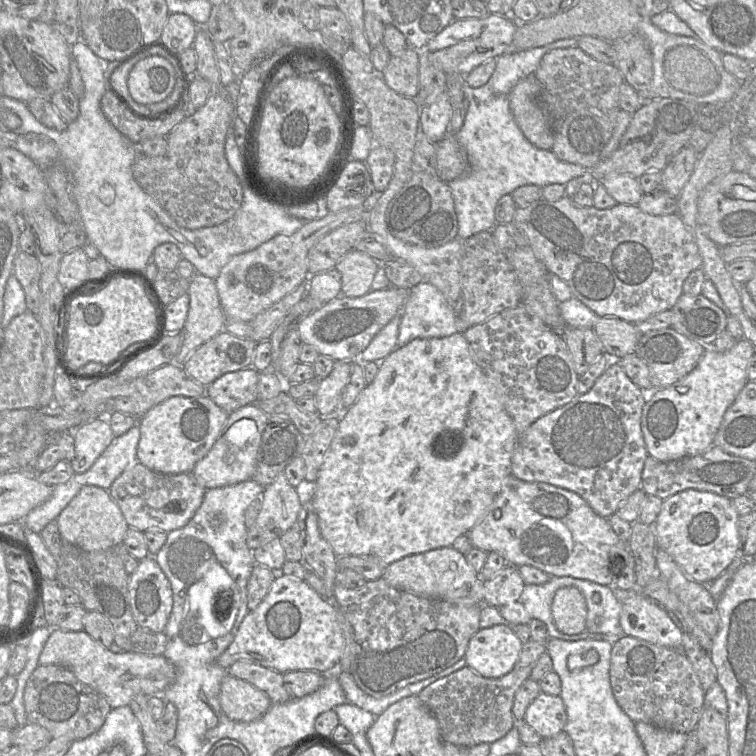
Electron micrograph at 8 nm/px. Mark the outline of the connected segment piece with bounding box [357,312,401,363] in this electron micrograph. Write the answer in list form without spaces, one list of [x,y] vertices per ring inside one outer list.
[[[401,312],[396,314],[371,340],[358,355],[361,363],[374,361],[379,363],[397,348],[397,338]]]

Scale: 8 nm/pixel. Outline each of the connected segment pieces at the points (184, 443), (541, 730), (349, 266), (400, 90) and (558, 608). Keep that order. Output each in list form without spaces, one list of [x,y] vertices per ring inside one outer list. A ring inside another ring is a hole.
[[[206,394],[167,398],[149,409],[137,422],[140,429],[138,462],[161,474],[191,473],[196,463],[212,448],[228,414]]]
[[[541,692],[527,707],[524,721],[543,739],[564,731],[567,713],[562,698]]]
[[[356,249],[346,253],[335,265],[341,276],[341,294],[349,298],[367,294],[379,264],[369,255]]]
[[[408,46],[400,54],[391,56],[382,78],[396,93],[415,99],[419,91],[418,66],[420,52]]]
[[[562,587],[554,595],[552,615],[557,629],[566,635],[586,631],[587,604],[583,594],[575,587]]]

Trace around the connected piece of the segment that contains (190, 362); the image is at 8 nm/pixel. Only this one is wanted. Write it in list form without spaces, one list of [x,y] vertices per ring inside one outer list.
[[[223,329],[194,350],[182,367],[190,378],[207,387],[225,373],[252,366],[256,344]]]

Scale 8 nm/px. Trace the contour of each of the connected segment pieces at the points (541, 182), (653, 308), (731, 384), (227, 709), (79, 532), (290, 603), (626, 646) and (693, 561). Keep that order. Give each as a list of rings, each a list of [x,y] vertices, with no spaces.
[[[568,38],[538,48],[506,52],[496,58],[496,68],[485,85],[478,88],[463,85],[462,91],[469,107],[455,137],[467,154],[469,171],[448,183],[454,199],[458,238],[466,239],[479,232],[491,231],[496,225],[495,207],[498,200],[518,187],[531,184],[539,187],[549,184],[566,185],[576,177],[587,178],[589,169],[563,162],[551,150],[539,149],[531,144],[516,124],[508,101],[513,87],[519,80],[534,75],[547,52],[576,47],[577,41],[578,38]]]
[[[564,196],[557,201],[541,199],[526,208],[517,207],[512,223],[526,236],[536,258],[540,260],[548,272],[558,276],[570,288],[573,296],[590,308],[597,316],[617,316],[630,323],[638,323],[665,310],[671,310],[678,298],[684,293],[683,284],[689,274],[702,267],[702,256],[698,245],[690,230],[685,226],[678,213],[669,215],[652,215],[643,212],[638,205],[627,205],[617,203],[607,209],[597,209],[594,206],[581,207],[573,200]]]
[[[747,339],[739,340],[726,352],[706,349],[696,367],[670,386],[656,390],[645,402],[641,414],[641,431],[648,455],[659,461],[673,461],[700,454],[713,445],[726,410],[747,383],[747,368],[755,347]]]
[[[229,673],[221,682],[219,702],[226,716],[237,722],[258,720],[273,705],[265,692]]]
[[[95,485],[83,486],[56,521],[61,536],[85,551],[102,551],[122,543],[129,528],[109,491]]]
[[[278,574],[259,606],[249,611],[238,633],[217,663],[224,669],[239,660],[272,669],[281,674],[295,671],[324,673],[340,663],[344,635],[338,607],[320,596],[306,581]]]
[[[626,635],[613,643],[610,684],[616,702],[634,723],[645,722],[688,734],[696,728],[705,707],[705,691],[681,649],[657,646]]]
[[[695,489],[683,490],[662,502],[653,524],[656,546],[664,550],[688,578],[707,585],[739,555],[739,517],[729,498]]]

